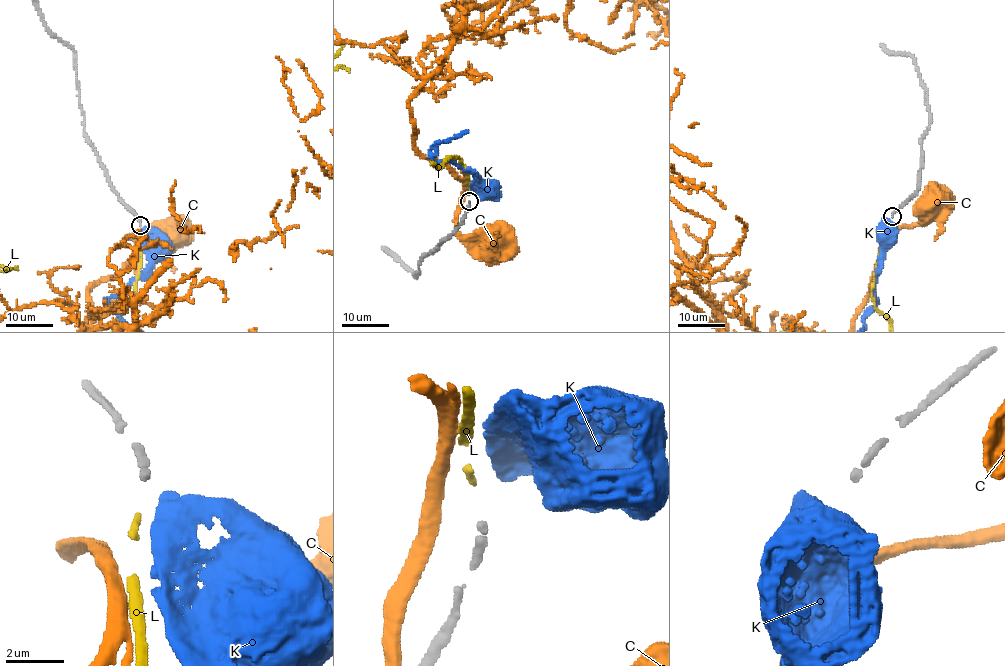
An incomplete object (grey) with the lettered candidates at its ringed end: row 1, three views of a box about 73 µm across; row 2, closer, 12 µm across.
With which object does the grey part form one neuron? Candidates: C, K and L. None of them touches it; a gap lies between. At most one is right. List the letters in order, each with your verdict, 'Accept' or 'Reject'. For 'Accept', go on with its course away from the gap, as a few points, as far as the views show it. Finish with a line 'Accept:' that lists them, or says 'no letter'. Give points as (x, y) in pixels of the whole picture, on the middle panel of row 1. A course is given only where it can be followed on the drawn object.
C: Reject
K: Reject
L: Accept
Accept: L

